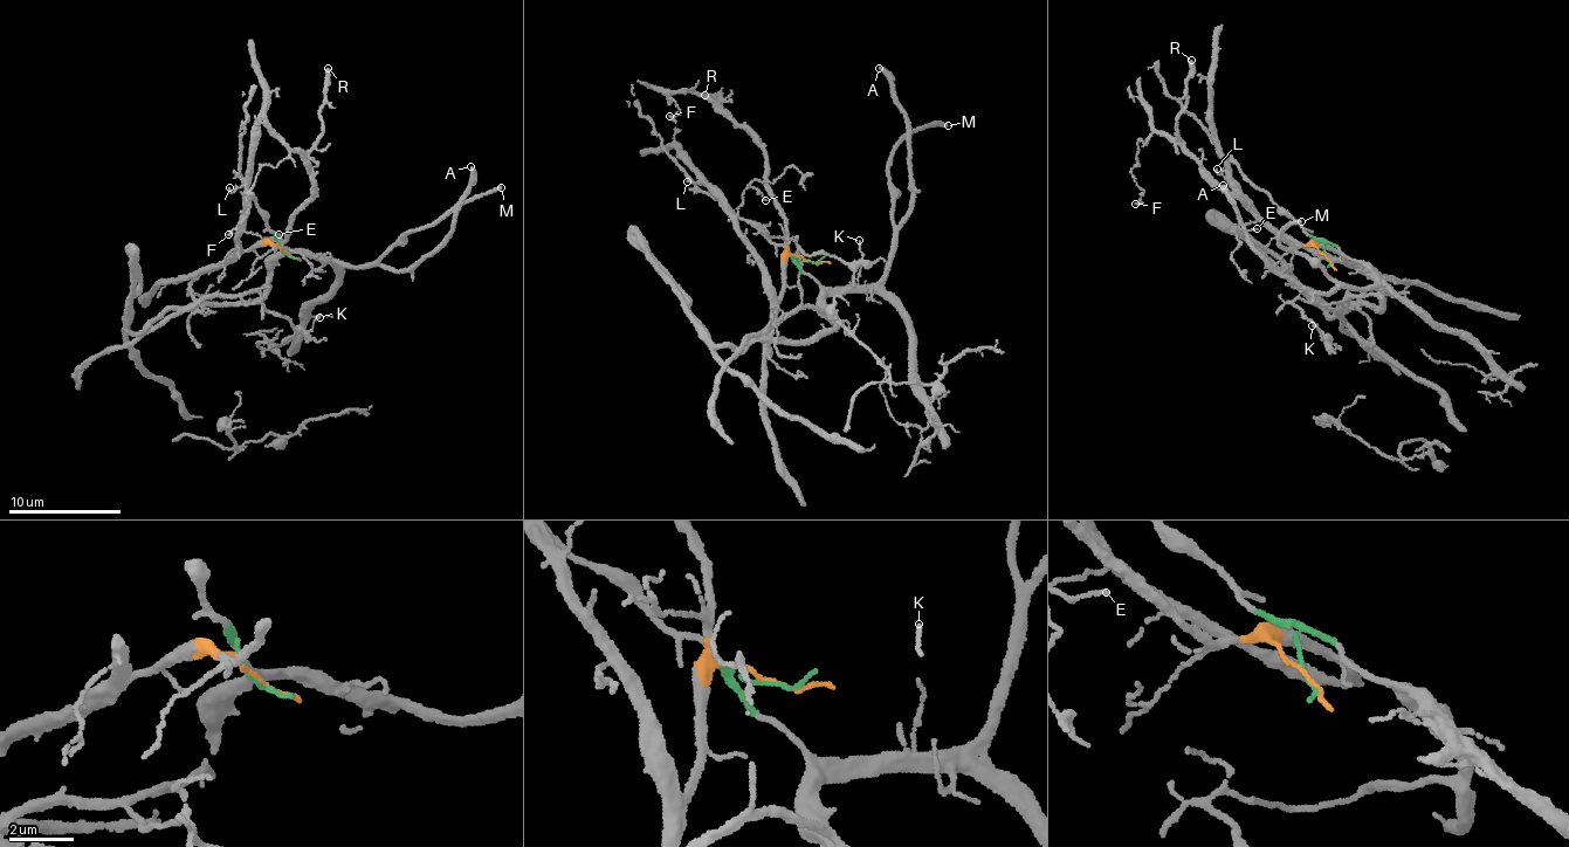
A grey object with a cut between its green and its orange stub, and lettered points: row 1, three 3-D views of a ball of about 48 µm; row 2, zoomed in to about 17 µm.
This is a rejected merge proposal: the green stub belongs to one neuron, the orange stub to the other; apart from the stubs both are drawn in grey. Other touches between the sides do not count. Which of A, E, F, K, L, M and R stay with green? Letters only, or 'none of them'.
A, K, L, M

